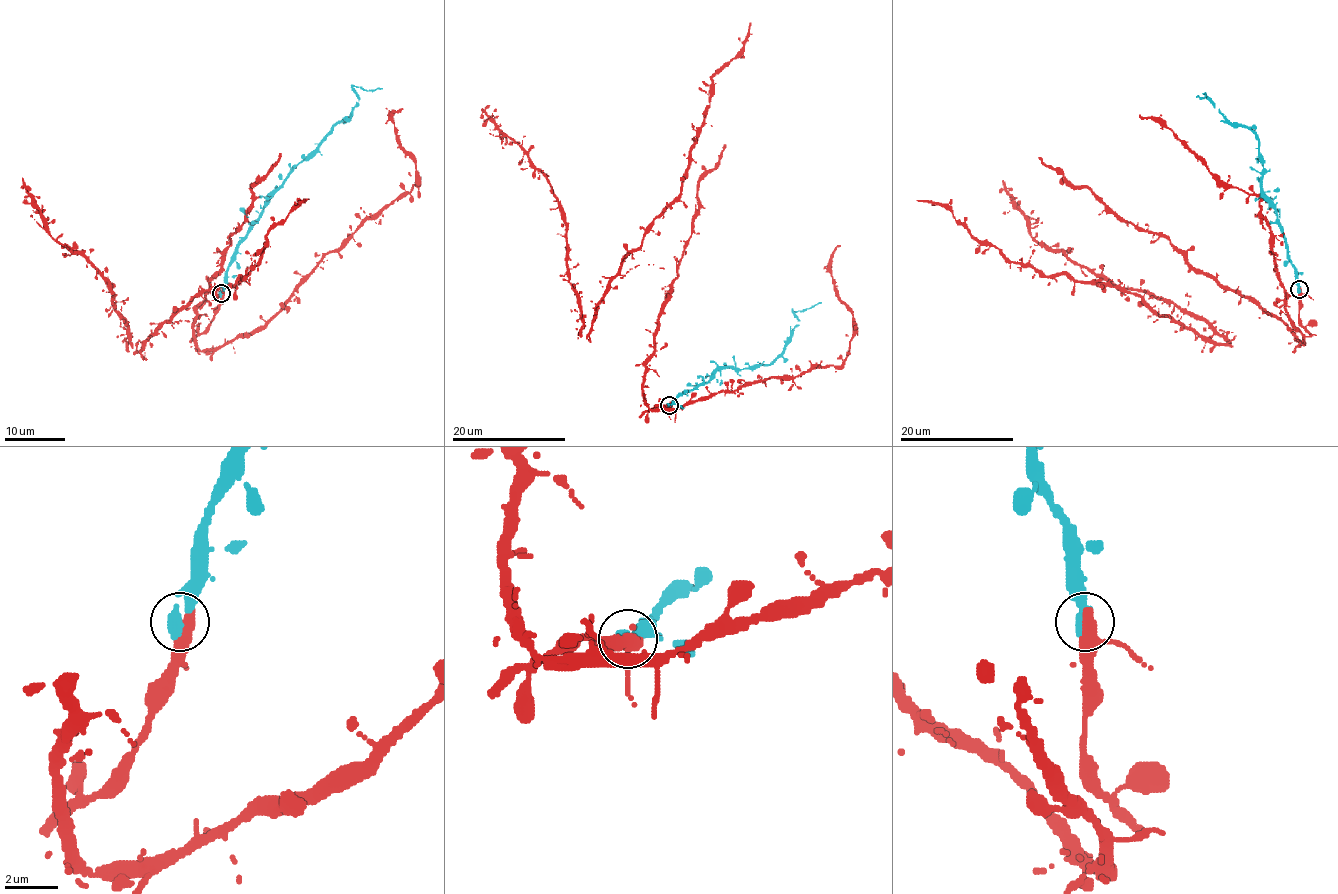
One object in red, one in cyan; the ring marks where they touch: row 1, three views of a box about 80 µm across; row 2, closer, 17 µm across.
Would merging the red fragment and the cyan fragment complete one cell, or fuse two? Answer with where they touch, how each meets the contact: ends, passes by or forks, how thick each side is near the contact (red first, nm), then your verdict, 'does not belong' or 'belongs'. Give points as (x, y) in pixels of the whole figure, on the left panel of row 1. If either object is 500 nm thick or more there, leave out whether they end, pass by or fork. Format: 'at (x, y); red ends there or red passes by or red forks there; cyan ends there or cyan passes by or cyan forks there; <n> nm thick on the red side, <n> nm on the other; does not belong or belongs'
at (221, 293); 360 nm thick on the red side, 500 nm on the other; belongs

